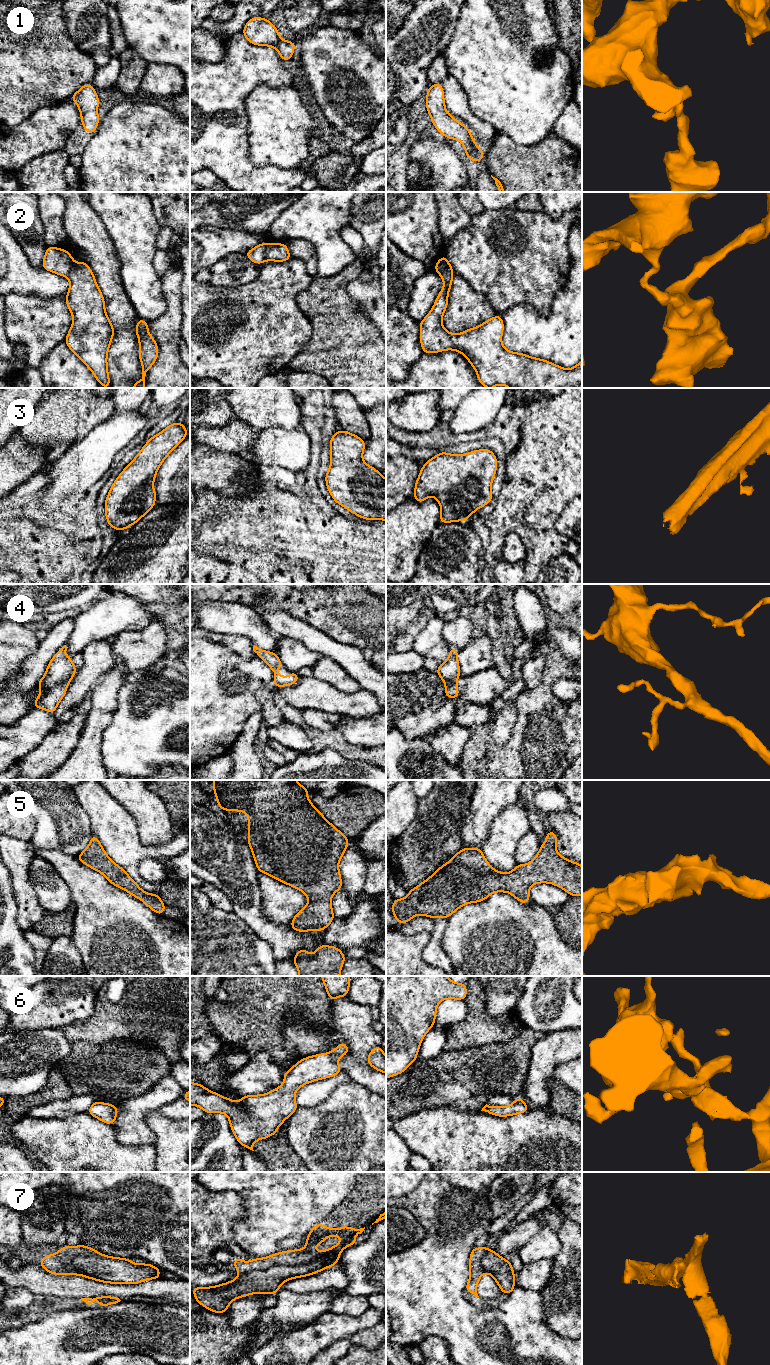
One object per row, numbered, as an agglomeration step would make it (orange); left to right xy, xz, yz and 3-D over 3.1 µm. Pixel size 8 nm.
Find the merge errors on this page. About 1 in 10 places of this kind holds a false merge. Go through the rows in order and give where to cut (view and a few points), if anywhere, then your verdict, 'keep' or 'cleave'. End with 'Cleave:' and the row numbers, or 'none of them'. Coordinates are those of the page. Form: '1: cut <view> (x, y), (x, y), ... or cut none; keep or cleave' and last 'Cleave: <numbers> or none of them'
1: cut none; keep
2: cut xz (268, 243), (265, 259); cleave
3: cut none; keep
4: cut none; keep
5: cut none; keep
6: cut none; keep
7: cut none; keep
Cleave: 2

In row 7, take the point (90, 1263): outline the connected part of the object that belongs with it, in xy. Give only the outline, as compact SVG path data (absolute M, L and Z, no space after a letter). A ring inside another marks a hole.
M82 1244L76 1247L62 1246L59 1252L43 1257L38 1264L53 1275L80 1275L112 1284L138 1284L161 1278L158 1267L99 1254L96 1248Z

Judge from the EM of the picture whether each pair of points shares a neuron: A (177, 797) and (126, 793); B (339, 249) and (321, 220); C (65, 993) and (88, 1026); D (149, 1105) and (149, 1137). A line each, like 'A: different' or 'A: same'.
A: different
B: same
C: different
D: same

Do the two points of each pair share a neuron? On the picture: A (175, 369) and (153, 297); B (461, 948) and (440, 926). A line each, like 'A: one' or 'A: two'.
A: two
B: two

